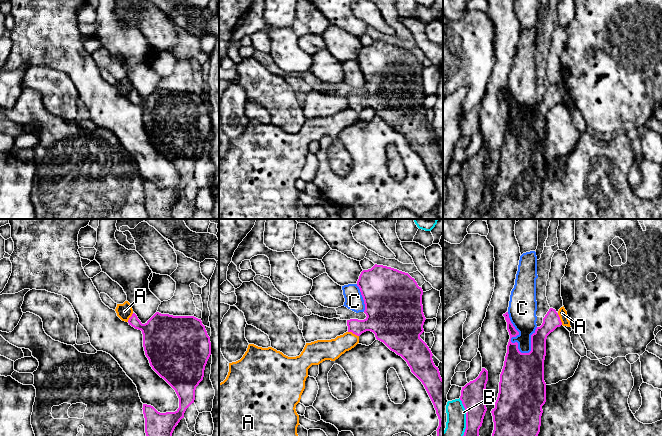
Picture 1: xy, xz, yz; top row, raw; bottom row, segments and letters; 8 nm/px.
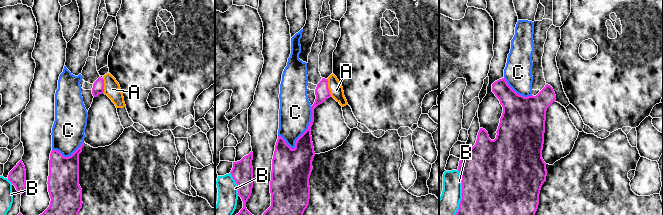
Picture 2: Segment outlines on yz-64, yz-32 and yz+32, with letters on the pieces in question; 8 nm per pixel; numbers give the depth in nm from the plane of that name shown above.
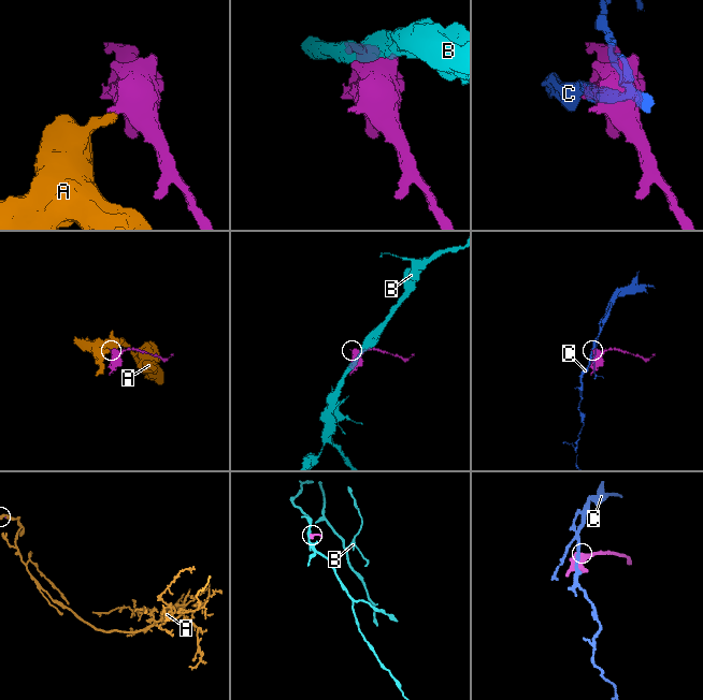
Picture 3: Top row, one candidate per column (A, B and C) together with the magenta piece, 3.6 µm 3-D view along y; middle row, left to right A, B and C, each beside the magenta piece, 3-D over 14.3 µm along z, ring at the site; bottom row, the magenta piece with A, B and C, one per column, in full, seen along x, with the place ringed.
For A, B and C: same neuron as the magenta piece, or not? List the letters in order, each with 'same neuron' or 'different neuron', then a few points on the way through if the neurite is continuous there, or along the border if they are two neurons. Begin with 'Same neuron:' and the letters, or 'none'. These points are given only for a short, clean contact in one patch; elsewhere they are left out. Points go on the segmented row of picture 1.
Same neuron: none
A: different neuron; border yz (557, 313), (562, 324)
B: different neuron
C: different neuron

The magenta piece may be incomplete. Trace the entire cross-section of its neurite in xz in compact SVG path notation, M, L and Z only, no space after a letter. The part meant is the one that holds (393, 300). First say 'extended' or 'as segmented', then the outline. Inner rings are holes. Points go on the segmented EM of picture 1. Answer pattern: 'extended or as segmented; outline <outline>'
as segmented; outline M377 264L361 272L357 286L364 300L364 313L367 317L364 320L347 320L348 332L357 336L366 331L373 332L377 340L407 362L411 372L424 385L434 405L439 419L437 436L443 436L443 379L433 362L431 350L420 338L426 320L423 313L422 288L408 273Z

